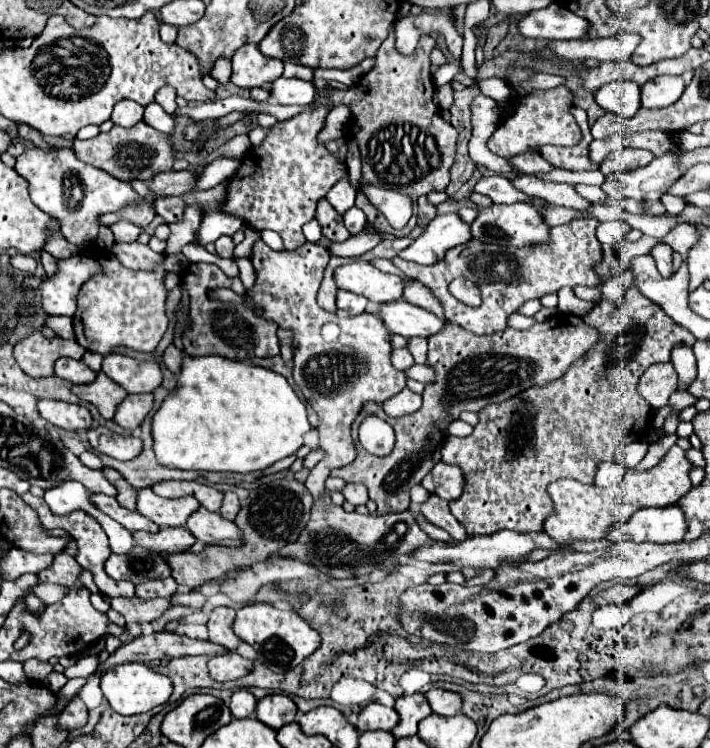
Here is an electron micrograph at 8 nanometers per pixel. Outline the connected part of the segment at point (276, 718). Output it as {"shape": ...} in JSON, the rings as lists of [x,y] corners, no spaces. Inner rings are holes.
{"shape":[[[267,695],[257,703],[257,719],[271,729],[279,731],[283,725],[293,723],[293,717],[297,713],[297,705],[287,695]]]}

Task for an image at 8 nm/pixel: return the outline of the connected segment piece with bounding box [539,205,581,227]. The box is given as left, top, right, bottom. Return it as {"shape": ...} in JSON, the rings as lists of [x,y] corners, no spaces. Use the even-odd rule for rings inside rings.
{"shape":[[[555,205],[545,207],[545,209],[539,209],[539,213],[541,213],[541,217],[549,223],[549,227],[555,227],[555,225],[561,225],[561,223],[569,223],[571,219],[581,217],[577,211],[573,213],[571,209],[565,209],[565,207],[555,207]]]}

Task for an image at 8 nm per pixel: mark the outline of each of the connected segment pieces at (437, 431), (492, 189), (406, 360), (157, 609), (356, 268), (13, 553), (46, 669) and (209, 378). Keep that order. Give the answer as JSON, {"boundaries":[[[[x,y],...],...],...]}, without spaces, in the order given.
{"boundaries":[[[[555,315],[555,317],[547,319],[545,323],[533,325],[527,331],[517,331],[517,329],[507,327],[493,335],[467,333],[465,329],[449,323],[443,333],[429,337],[429,355],[427,357],[429,357],[429,365],[435,369],[435,383],[425,387],[421,409],[411,415],[397,417],[397,419],[391,419],[383,413],[383,419],[395,429],[395,449],[391,451],[391,455],[375,457],[361,447],[361,443],[357,439],[357,425],[359,425],[361,417],[357,417],[357,421],[353,425],[357,459],[347,467],[335,469],[331,475],[341,477],[347,483],[363,483],[369,489],[369,497],[377,503],[377,515],[405,511],[409,507],[409,489],[413,485],[419,485],[421,479],[425,477],[425,473],[429,473],[431,467],[435,467],[435,463],[437,463],[435,455],[439,453],[443,441],[447,439],[447,427],[451,421],[459,419],[459,415],[467,409],[483,409],[485,405],[501,403],[501,401],[513,397],[515,393],[521,393],[523,389],[529,389],[533,385],[547,385],[549,381],[561,377],[569,369],[571,363],[575,363],[579,357],[583,357],[587,353],[587,349],[593,343],[597,343],[597,339],[599,339],[599,331],[585,325],[583,319],[577,315]]],[[[489,175],[489,177],[481,177],[475,185],[475,193],[487,195],[491,197],[493,203],[517,203],[517,201],[525,201],[529,203],[531,197],[527,197],[525,193],[517,191],[513,187],[513,183],[501,175]]],[[[393,349],[393,355],[391,355],[391,361],[397,369],[409,369],[411,365],[415,365],[409,349]]],[[[139,597],[133,599],[109,599],[111,607],[119,611],[125,617],[125,631],[121,635],[121,641],[129,641],[129,637],[141,635],[141,625],[151,623],[159,619],[169,607],[169,599],[153,599],[153,601],[141,601]]],[[[353,261],[335,271],[339,289],[367,297],[373,303],[393,303],[403,297],[403,279],[379,271],[367,261]]],[[[11,549],[7,557],[1,559],[1,577],[3,579],[17,579],[25,573],[39,573],[47,569],[53,561],[53,555],[35,555],[23,549]]],[[[29,659],[29,661],[25,661],[23,663],[23,667],[25,667],[25,673],[31,677],[35,677],[37,679],[37,675],[39,675],[39,679],[43,679],[45,675],[49,675],[51,673],[51,663],[47,663],[47,661],[35,661],[35,659]]],[[[185,355],[179,387],[167,395],[161,409],[153,417],[153,439],[157,461],[165,467],[197,471],[231,471],[231,473],[263,471],[277,463],[279,459],[297,453],[309,429],[311,425],[307,421],[307,409],[285,377],[273,373],[271,369],[231,361],[219,355],[209,357]]]]}

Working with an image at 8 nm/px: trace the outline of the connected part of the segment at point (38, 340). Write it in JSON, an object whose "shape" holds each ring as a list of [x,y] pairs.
{"shape":[[[31,333],[23,341],[19,341],[13,349],[15,361],[19,367],[31,377],[51,377],[53,365],[59,357],[81,359],[85,349],[75,339],[61,339],[53,337],[47,339],[41,333]]]}

